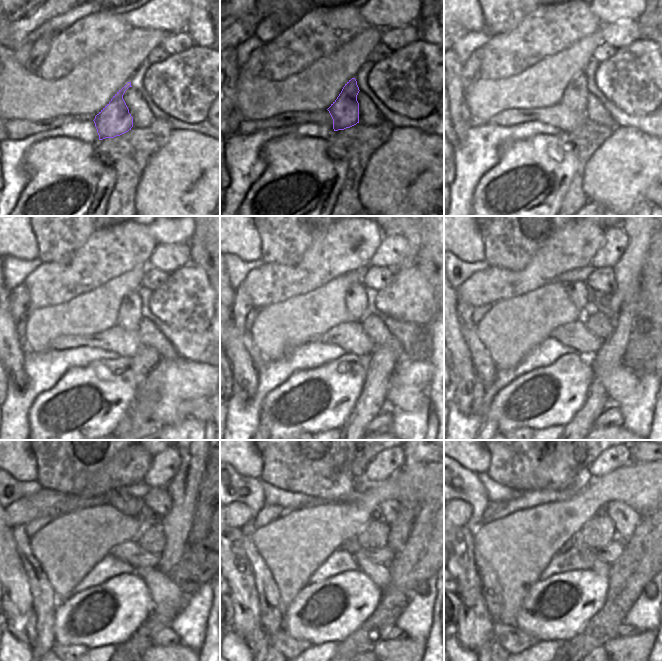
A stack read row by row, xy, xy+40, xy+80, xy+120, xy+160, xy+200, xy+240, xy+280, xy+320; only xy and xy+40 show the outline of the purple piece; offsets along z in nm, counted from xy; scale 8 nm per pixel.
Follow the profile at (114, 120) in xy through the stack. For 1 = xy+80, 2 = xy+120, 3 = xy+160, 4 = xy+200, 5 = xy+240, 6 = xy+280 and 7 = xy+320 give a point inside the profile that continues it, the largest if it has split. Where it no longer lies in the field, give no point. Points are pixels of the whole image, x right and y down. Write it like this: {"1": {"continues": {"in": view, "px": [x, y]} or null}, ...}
{"1": {"continues": {"in": "xy+80", "px": [574, 97]}}, "2": {"continues": {"in": "xy+120", "px": [129, 315]}}, "3": {"continues": {"in": "xy+160", "px": [355, 301]}}, "4": {"continues": {"in": "xy+200", "px": [577, 287]}}, "5": {"continues": {"in": "xy+240", "px": [129, 500]}}, "6": {"continues": {"in": "xy+280", "px": [315, 460]}}, "7": {"continues": {"in": "xy+320", "px": [525, 460]}}}

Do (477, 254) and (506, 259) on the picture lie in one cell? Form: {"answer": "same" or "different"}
{"answer": "different"}

